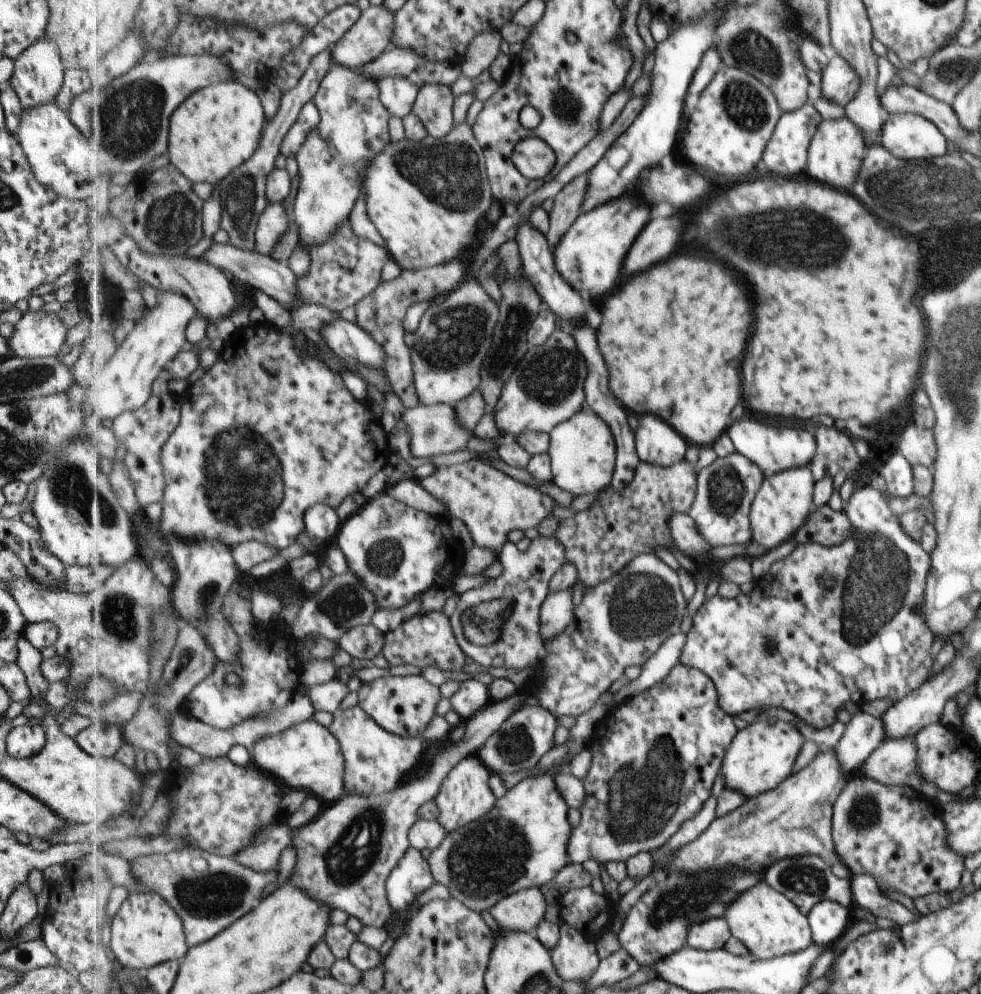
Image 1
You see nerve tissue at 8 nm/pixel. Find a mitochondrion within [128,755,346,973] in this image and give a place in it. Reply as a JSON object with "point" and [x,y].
{"point":[211,896]}

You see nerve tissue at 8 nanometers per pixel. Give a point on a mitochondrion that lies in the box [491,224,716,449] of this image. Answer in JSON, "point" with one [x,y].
{"point":[549,378]}

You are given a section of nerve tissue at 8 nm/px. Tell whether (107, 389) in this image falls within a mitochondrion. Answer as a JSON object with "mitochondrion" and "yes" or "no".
{"mitochondrion":"no"}

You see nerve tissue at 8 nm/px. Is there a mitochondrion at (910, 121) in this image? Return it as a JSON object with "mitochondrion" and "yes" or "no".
{"mitochondrion":"no"}

